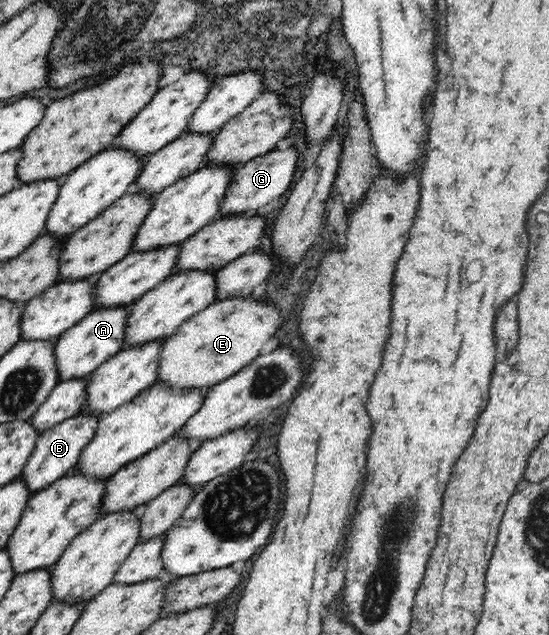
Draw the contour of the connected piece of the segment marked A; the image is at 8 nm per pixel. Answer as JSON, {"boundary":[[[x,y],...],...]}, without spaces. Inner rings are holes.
{"boundary":[[[131,305],[96,306],[83,321],[76,323],[57,339],[56,360],[58,360],[59,379],[78,379],[92,375],[100,364],[108,361],[125,349],[127,326],[131,317]]]}

